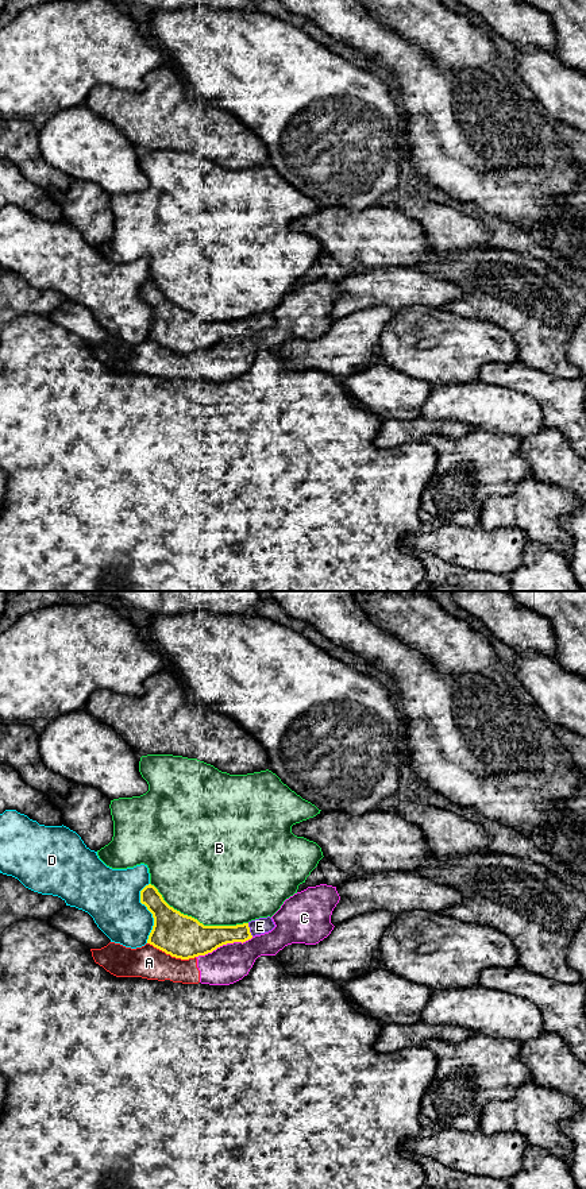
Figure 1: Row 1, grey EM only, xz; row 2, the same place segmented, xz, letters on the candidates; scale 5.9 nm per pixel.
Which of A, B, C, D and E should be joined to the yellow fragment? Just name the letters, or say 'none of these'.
E

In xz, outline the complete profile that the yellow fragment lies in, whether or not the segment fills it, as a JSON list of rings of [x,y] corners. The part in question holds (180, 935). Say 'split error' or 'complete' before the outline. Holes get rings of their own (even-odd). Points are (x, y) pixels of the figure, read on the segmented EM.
split error; [[[151,884],[140,891],[140,903],[154,918],[147,943],[181,960],[205,956],[227,943],[243,943],[275,927],[270,916],[236,926],[204,926],[170,907]]]

